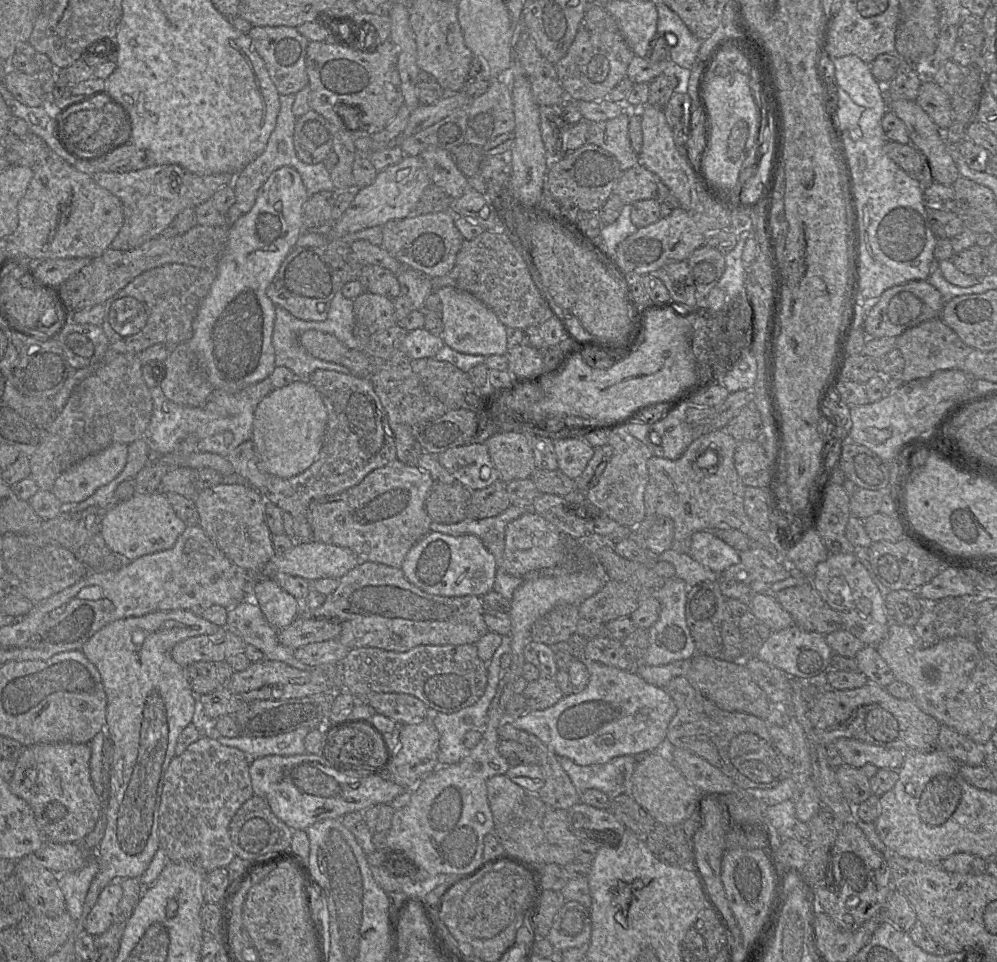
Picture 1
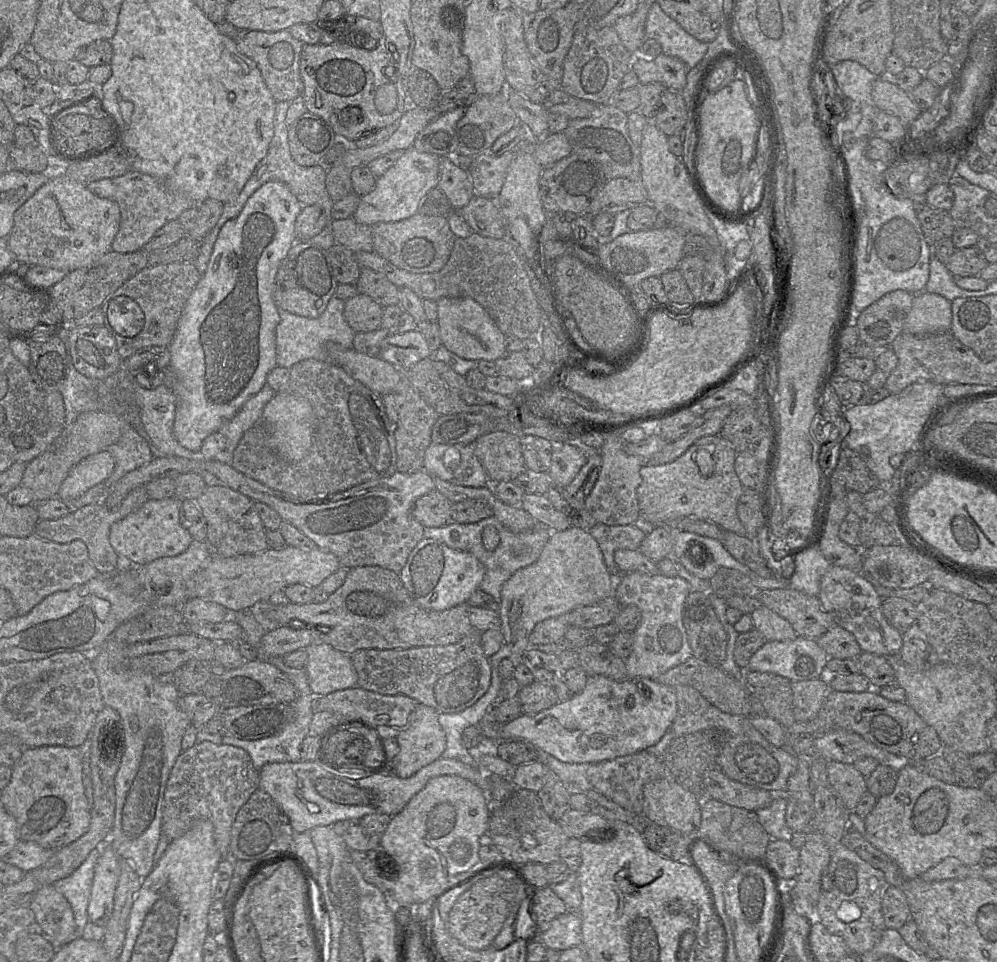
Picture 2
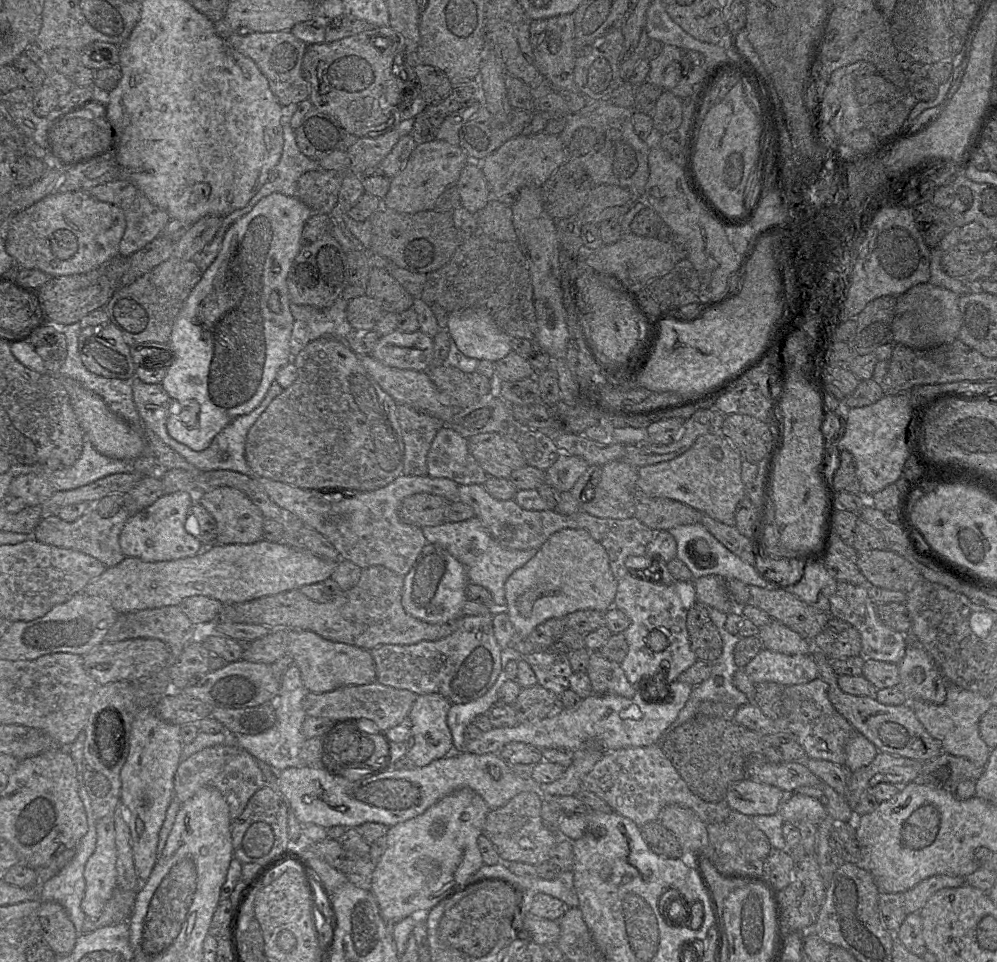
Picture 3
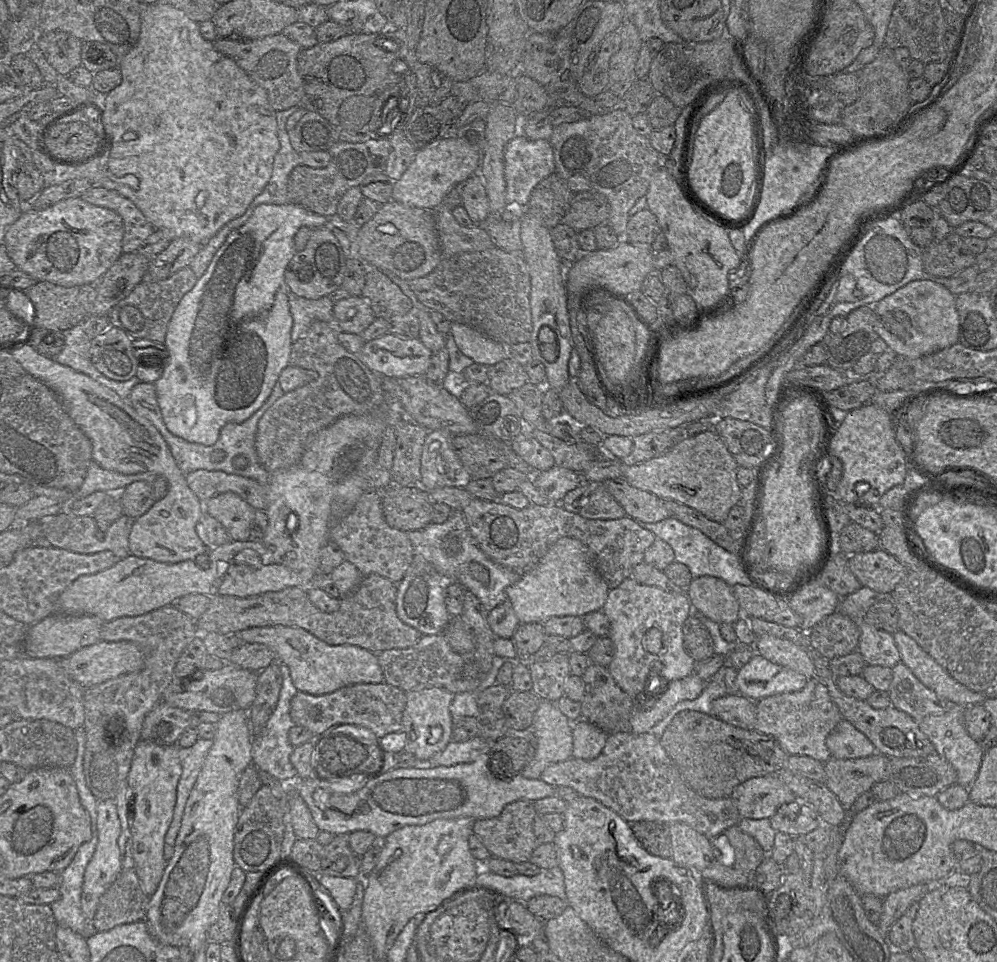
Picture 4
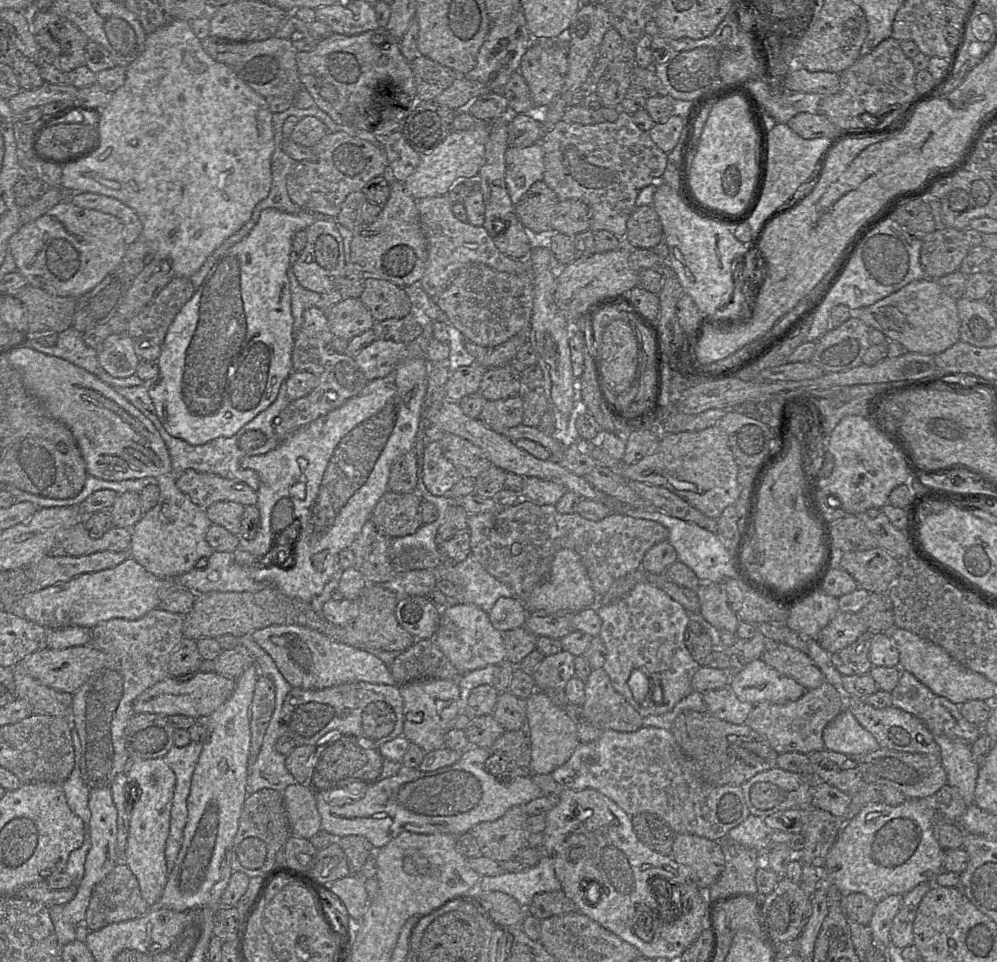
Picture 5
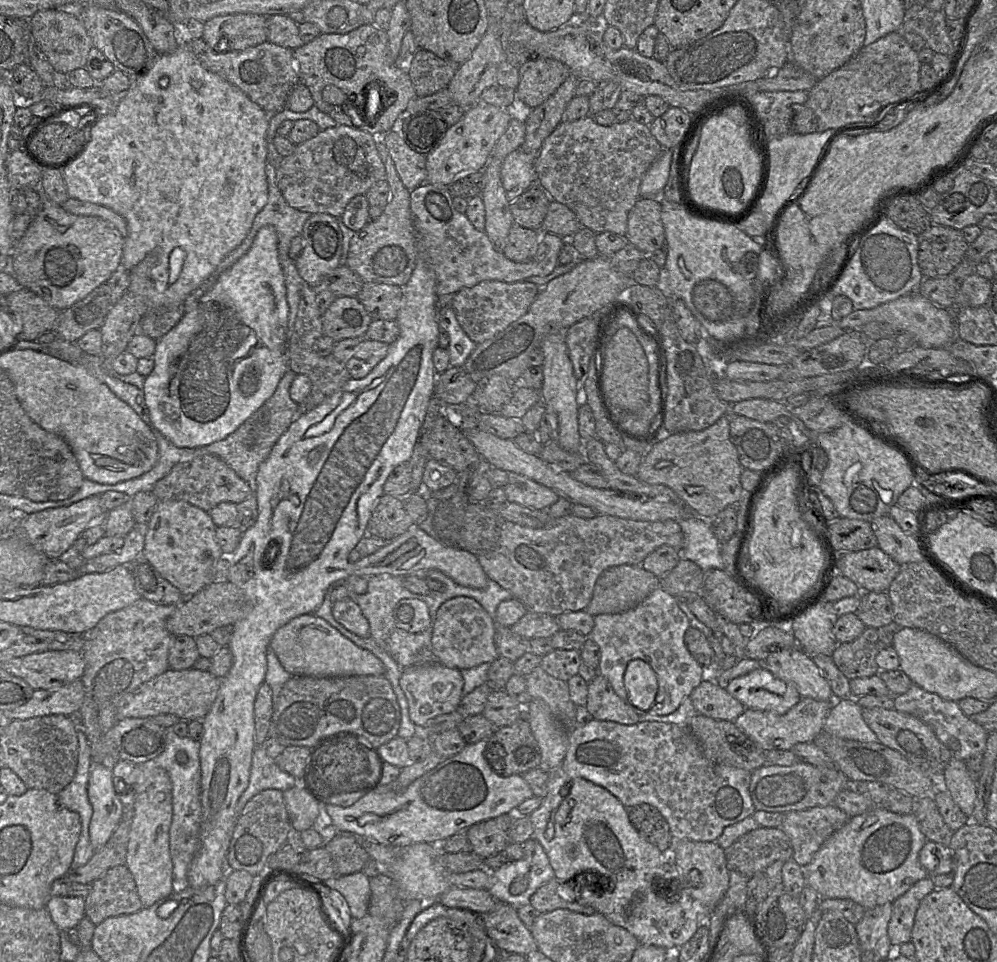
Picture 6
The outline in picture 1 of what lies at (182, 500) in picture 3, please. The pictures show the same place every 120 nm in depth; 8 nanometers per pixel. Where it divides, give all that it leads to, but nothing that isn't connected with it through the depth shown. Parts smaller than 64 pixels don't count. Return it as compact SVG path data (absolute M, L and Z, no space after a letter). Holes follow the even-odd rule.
M160 491L134 494L124 501L117 501L106 509L101 533L111 552L123 555L128 562L141 556L170 549L187 525L174 512L166 495Z

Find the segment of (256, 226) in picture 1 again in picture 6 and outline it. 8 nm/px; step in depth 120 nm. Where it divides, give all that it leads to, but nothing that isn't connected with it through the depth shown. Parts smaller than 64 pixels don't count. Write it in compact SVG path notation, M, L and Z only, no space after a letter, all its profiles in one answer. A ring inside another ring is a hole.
M264 226L258 231L249 251L234 265L221 273L214 286L197 301L197 305L192 310L185 312L179 322L156 341L153 354L154 368L145 377L143 385L145 403L153 425L172 444L181 448L207 446L233 433L273 395L281 378L288 370L288 315L289 307L284 275L278 258L278 237L273 226Z

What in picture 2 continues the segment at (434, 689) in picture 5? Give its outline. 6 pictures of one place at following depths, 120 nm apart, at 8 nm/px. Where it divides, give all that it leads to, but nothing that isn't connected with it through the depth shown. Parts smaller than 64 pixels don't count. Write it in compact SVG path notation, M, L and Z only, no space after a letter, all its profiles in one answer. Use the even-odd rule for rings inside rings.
M418 704L407 726L400 730L398 754L392 759L392 769L399 778L409 778L421 768L442 756L446 736L438 721L439 713Z

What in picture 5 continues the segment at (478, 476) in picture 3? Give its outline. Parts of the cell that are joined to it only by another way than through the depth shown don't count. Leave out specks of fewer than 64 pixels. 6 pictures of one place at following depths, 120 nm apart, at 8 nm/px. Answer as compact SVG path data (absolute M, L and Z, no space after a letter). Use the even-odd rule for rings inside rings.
M437 439L430 440L425 446L422 462L422 480L432 495L446 496L446 493L462 477L443 455Z

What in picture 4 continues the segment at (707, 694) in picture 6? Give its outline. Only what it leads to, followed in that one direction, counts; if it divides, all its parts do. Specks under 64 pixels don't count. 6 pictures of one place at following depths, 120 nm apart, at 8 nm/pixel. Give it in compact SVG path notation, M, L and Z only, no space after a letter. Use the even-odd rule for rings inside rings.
M741 693L726 694L713 701L714 716L744 728L755 729L756 702Z

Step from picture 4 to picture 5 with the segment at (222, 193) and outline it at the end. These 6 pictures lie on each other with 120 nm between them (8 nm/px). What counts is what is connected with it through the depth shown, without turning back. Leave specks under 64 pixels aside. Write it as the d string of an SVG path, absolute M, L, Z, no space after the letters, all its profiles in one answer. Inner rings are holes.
M169 19L164 26L146 35L144 51L126 67L125 83L110 95L108 104L100 110L99 122L95 128L99 133L96 148L89 150L86 158L62 167L60 187L68 193L95 193L112 197L131 208L143 225L142 238L153 250L153 258L169 261L174 277L190 278L224 240L251 218L256 204L268 196L272 183L271 158L275 150L272 118L266 100L243 82L231 68L207 54L188 22Z

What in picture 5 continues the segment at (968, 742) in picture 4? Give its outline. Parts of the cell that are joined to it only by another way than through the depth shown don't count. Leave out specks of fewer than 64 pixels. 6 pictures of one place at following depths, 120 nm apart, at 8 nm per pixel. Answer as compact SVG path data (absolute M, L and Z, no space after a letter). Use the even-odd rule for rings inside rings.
M934 735L940 747L940 760L947 775L947 785L955 787L967 805L974 803L980 766L973 758L971 745Z

